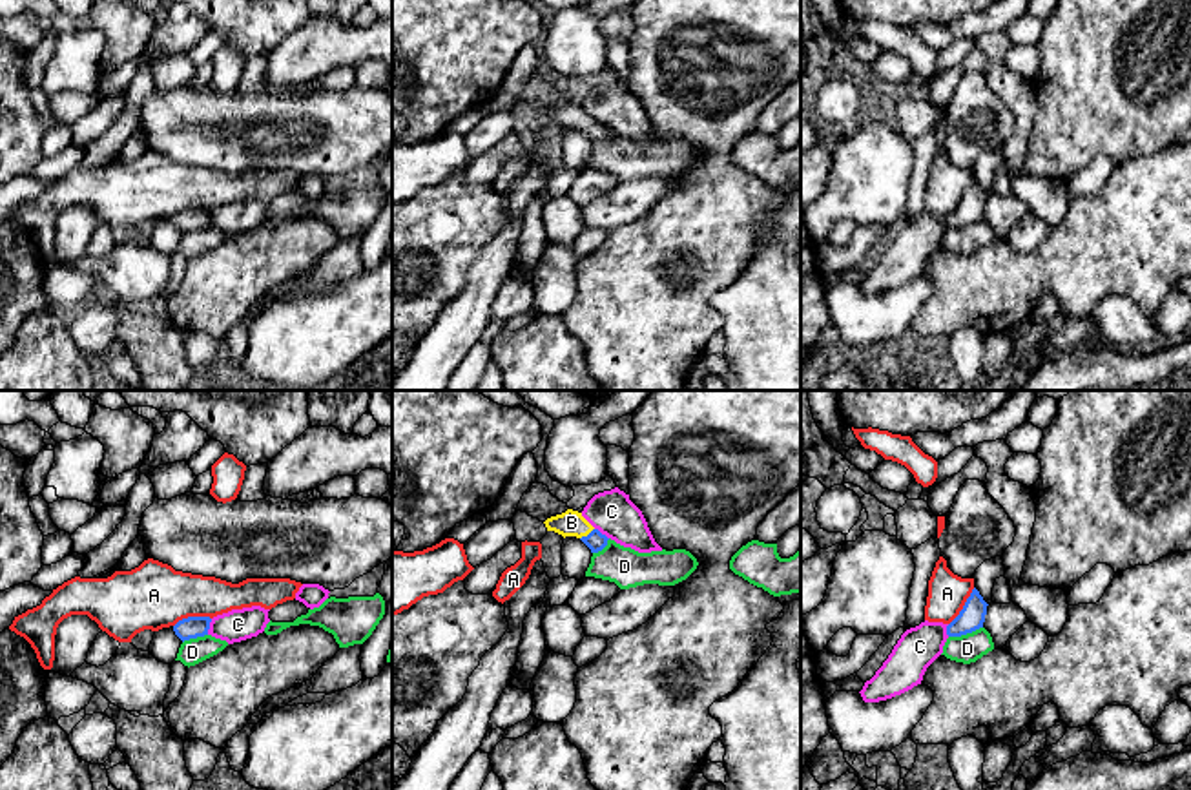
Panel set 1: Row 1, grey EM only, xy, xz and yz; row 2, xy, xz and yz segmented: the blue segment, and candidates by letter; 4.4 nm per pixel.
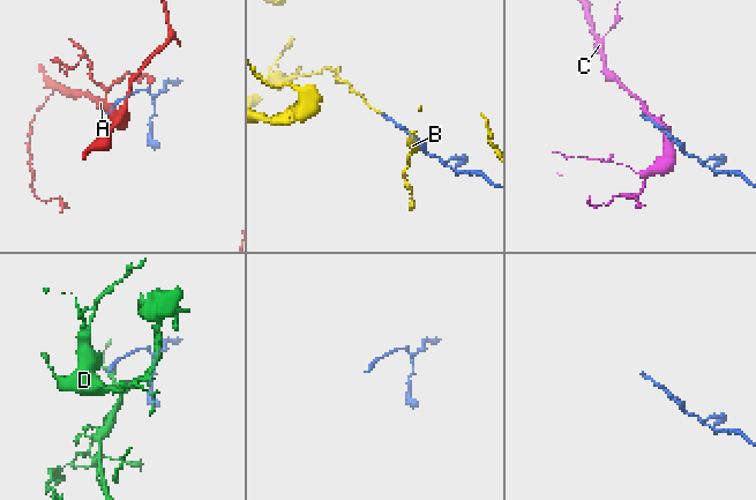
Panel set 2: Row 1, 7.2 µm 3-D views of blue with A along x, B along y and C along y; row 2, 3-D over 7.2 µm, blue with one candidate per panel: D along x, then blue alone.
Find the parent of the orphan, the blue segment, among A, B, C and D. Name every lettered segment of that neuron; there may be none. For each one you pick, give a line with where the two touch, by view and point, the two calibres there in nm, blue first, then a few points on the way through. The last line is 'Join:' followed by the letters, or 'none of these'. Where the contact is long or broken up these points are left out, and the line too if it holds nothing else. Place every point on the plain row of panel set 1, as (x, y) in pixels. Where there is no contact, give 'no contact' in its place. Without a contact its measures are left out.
B: meets blue in xz at (588, 126); 90 nm thick on the blue side, 110 nm on the other; runs through xz (595, 132), (588, 126), (571, 114)
Join: B

